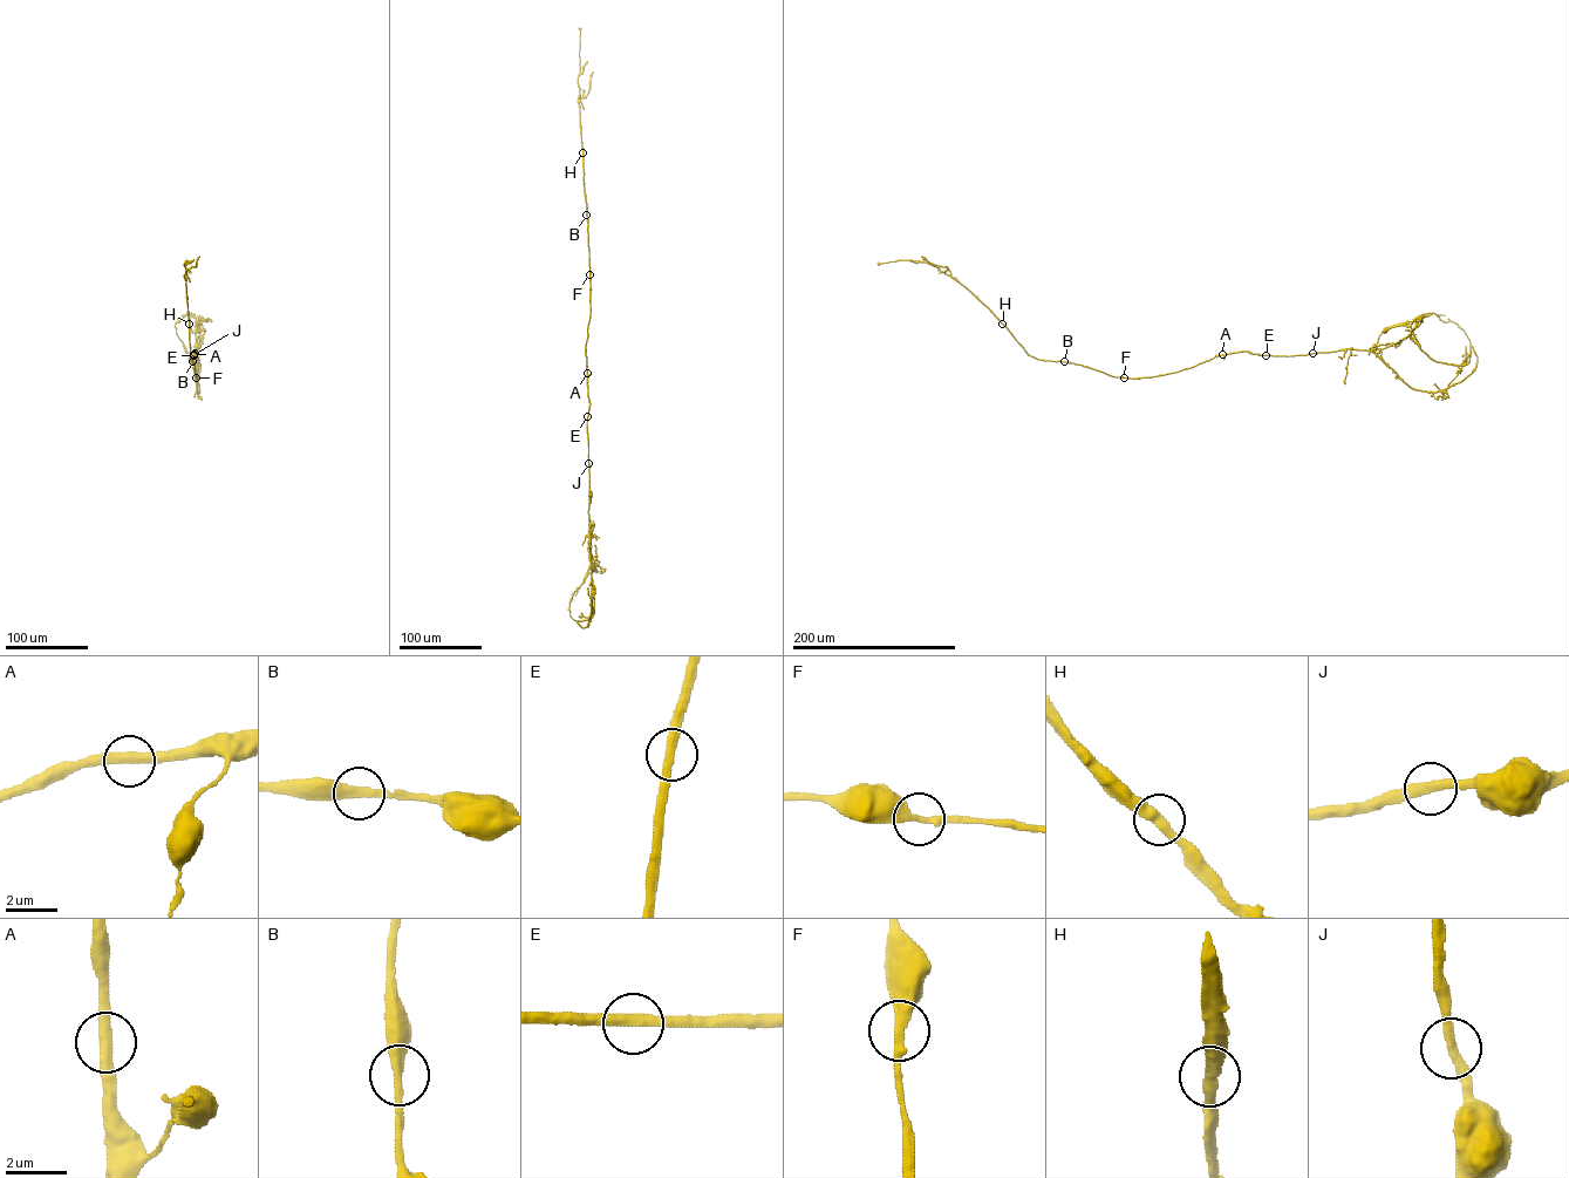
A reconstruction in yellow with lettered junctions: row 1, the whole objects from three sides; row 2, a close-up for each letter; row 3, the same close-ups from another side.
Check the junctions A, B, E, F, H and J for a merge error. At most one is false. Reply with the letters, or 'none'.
none

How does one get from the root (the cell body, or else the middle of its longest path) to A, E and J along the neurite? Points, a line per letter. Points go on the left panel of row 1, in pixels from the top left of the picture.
A: (193, 369), (193, 354)
E: (193, 369), (193, 355)
J: (193, 369), (195, 353)

